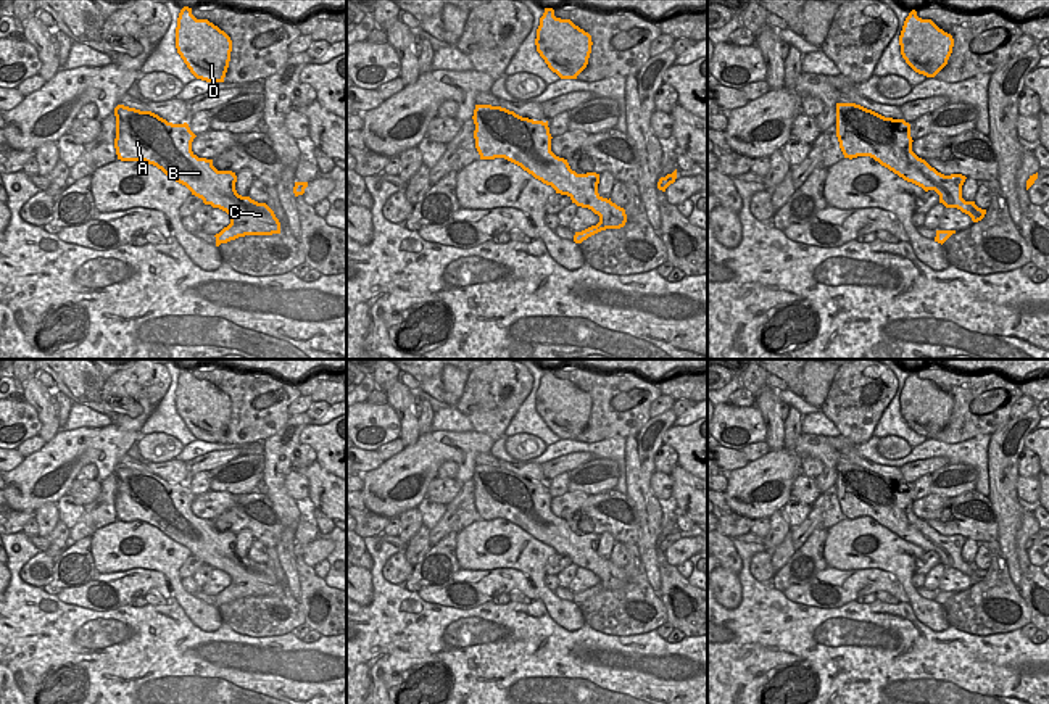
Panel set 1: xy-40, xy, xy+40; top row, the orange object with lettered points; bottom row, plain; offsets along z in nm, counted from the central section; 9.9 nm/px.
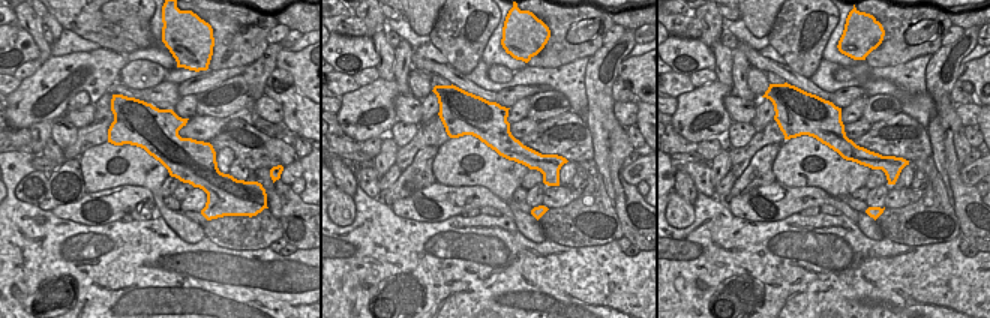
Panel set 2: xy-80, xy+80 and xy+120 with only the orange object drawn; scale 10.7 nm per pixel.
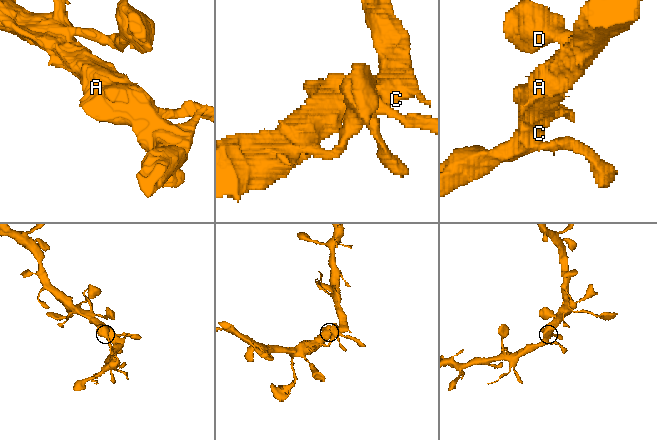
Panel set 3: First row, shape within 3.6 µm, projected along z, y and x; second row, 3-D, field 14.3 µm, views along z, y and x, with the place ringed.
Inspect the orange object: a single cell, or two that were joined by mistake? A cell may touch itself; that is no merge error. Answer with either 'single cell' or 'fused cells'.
single cell

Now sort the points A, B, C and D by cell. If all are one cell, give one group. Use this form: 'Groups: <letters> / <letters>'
Groups: A B C D

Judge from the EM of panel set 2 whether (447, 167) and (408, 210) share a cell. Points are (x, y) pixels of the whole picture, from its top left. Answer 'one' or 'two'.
two

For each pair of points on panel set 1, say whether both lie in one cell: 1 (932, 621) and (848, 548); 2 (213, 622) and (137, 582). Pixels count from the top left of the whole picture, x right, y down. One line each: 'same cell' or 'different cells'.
1: same cell
2: different cells

